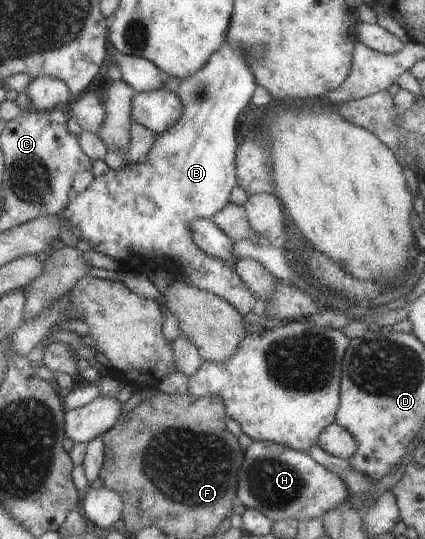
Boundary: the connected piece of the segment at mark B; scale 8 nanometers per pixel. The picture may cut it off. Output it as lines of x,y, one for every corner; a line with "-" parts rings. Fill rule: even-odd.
226,39
202,69
179,81
176,95
181,101
182,115
174,125
154,135
152,147
145,157
131,165
126,162
120,169
109,168
106,173
94,177
85,190
72,193
62,213
79,240
87,241
93,252
108,256
115,262
125,261
133,267
137,267
139,261
159,265
161,259
169,259
168,265
178,269
180,276
190,285
223,297
242,315
257,310
256,297
240,282
236,271
219,259
207,257
197,248
192,237
192,224
196,220
210,219
230,203
230,193
236,187
237,119
249,107
257,86
242,45
229,44

